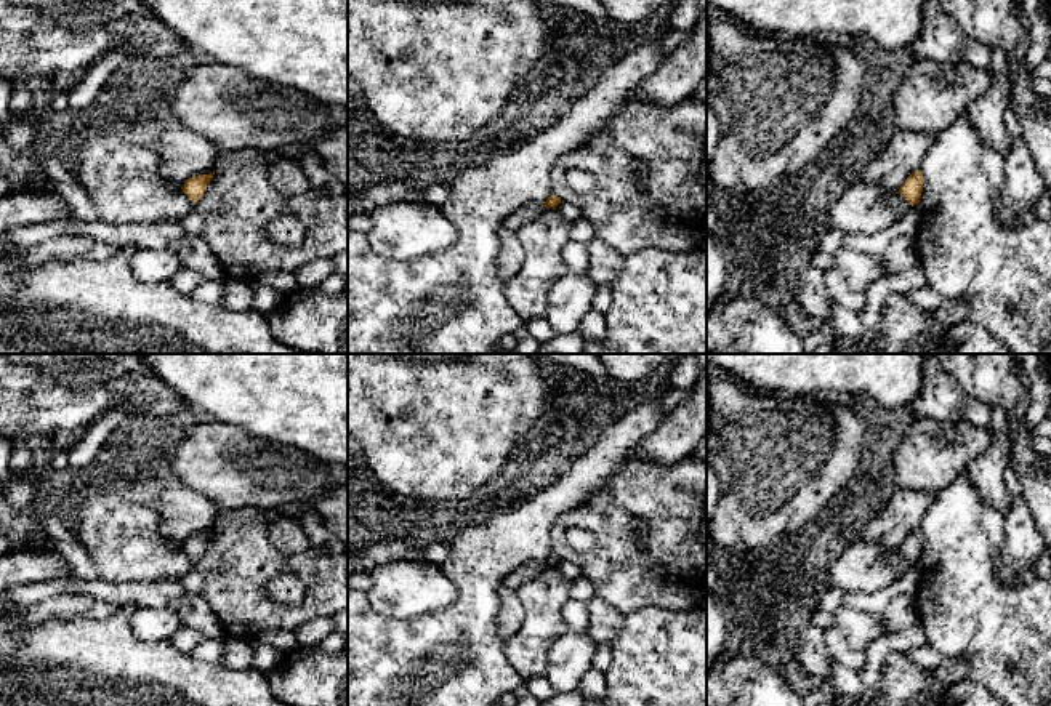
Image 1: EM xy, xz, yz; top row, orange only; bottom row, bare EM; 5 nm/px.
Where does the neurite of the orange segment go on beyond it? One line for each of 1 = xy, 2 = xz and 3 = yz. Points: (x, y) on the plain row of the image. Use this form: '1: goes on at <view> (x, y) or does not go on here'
1: does not go on here
2: does not go on here
3: does not go on here

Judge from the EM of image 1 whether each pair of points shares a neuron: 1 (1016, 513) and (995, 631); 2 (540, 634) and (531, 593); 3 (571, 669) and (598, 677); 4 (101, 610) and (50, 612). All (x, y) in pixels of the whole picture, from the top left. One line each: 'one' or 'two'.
1: two
2: one
3: two
4: one

